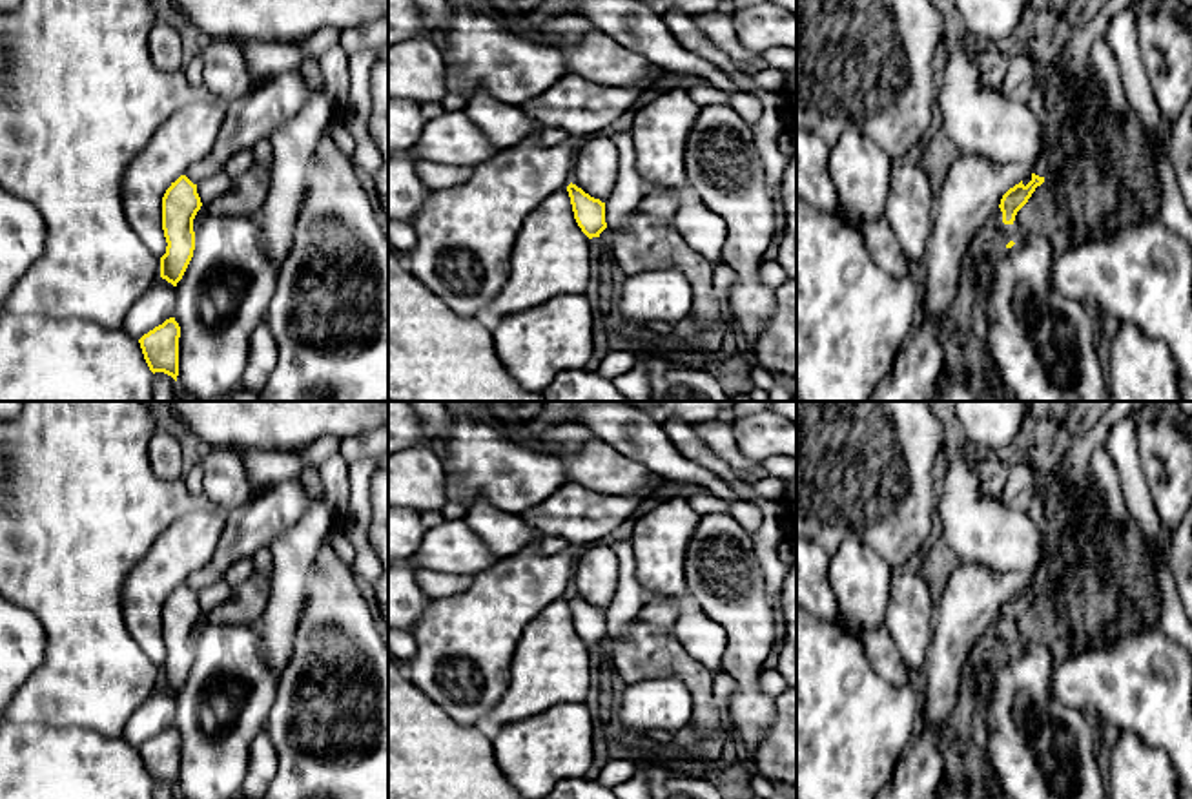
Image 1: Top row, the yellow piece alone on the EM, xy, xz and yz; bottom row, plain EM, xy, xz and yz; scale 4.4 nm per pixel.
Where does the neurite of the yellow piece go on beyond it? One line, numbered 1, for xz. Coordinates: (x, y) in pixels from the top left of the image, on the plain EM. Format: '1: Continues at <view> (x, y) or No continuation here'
1: No continuation here

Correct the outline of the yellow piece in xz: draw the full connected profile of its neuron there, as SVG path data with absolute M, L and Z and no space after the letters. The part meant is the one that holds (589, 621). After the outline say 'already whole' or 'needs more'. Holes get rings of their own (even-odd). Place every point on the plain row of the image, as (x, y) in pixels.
M572 591L567 595L567 600L570 606L574 628L578 635L581 637L581 640L589 648L600 646L600 642L607 637L605 611L591 606L589 602L585 602L581 597L578 597Z | already whole

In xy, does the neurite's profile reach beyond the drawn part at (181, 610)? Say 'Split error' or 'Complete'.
Complete

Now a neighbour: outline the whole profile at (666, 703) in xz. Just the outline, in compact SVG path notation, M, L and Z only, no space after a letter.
M643 679L618 688L614 730L631 742L642 742L651 730L685 735L693 719L693 697L674 679Z

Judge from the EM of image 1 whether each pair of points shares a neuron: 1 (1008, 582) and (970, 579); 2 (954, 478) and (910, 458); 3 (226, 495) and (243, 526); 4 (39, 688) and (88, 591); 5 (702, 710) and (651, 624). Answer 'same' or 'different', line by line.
1: same
2: different
3: different
4: same
5: same

